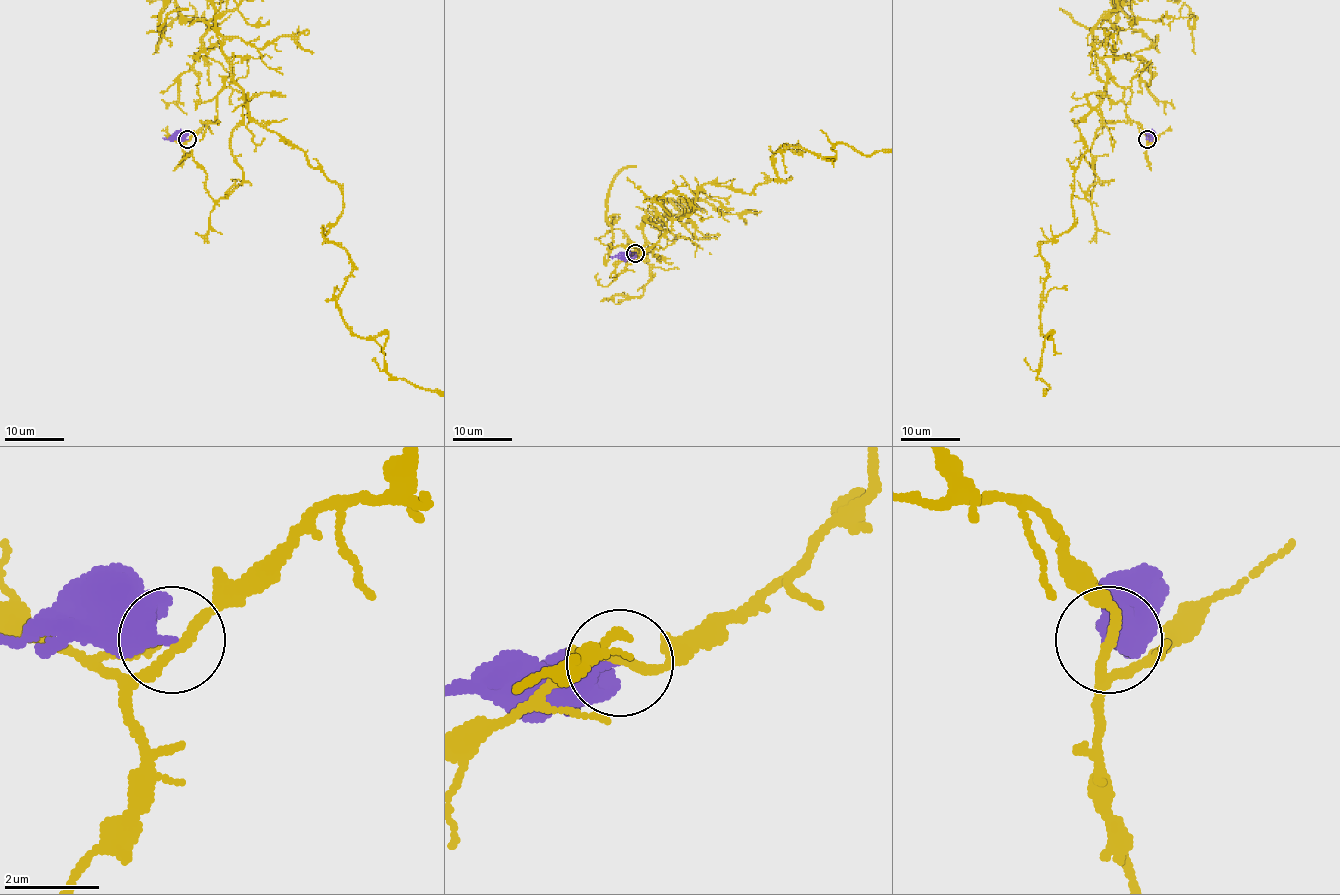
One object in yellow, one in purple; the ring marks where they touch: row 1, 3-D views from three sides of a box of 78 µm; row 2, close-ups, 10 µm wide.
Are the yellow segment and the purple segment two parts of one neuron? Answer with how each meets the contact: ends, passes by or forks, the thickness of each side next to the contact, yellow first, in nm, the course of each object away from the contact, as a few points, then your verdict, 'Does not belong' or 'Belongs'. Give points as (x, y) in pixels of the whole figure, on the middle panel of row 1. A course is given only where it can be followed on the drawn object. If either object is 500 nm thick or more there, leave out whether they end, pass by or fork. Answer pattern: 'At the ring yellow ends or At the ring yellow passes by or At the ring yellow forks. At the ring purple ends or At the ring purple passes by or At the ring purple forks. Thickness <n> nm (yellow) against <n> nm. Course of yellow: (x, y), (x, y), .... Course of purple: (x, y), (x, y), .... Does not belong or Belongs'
At the ring yellow passes by. At the ring purple ends. Thickness 200 nm (yellow) against 420 nm. Course of purple: (636, 254), (611, 257). Does not belong

